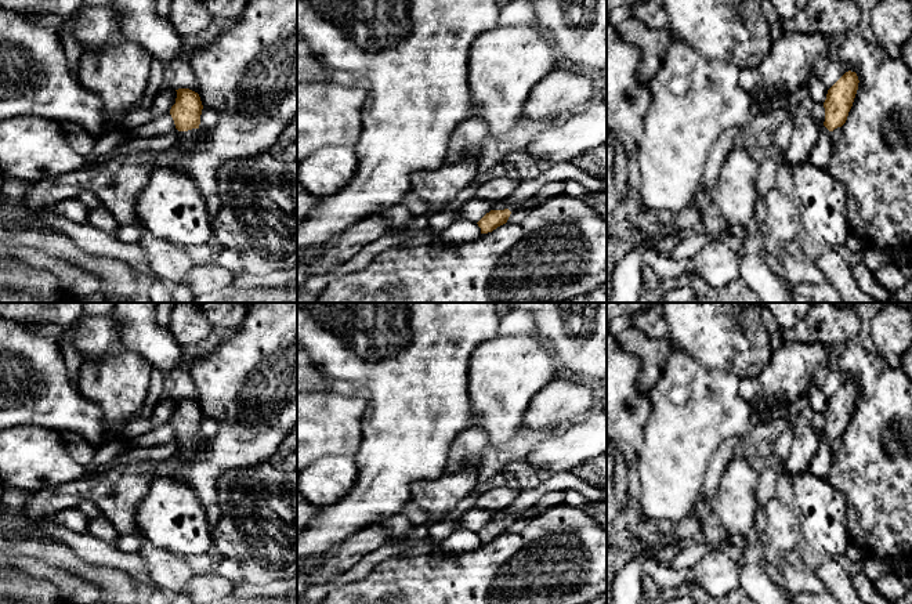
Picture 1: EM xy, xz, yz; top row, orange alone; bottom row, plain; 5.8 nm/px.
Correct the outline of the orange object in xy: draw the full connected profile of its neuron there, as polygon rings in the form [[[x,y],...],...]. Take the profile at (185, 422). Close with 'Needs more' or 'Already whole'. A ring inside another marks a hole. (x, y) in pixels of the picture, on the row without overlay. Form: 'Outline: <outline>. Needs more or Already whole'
Outline: [[[189,398],[175,401],[177,408],[170,424],[181,446],[173,457],[149,463],[156,477],[171,477],[181,473],[205,449],[205,440],[199,437],[203,419],[199,404]]]. Needs more

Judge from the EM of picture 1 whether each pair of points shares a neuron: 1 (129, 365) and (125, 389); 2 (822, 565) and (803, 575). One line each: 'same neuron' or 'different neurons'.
1: same neuron
2: different neurons

